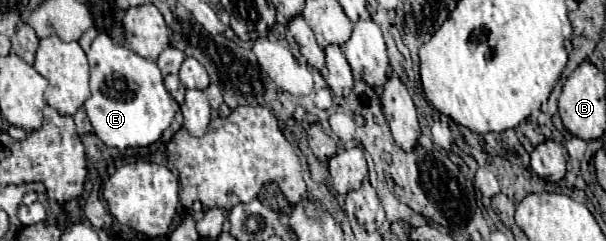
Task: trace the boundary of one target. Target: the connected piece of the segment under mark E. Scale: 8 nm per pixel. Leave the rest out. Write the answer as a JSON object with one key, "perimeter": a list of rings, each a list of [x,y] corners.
{"perimeter":[[[99,33],[87,53],[89,63],[97,63],[99,71],[91,73],[91,97],[85,101],[87,117],[95,135],[107,145],[117,149],[149,147],[157,143],[163,131],[173,123],[179,105],[167,91],[163,75],[153,59],[139,57],[135,51],[117,45],[107,33]]]}

